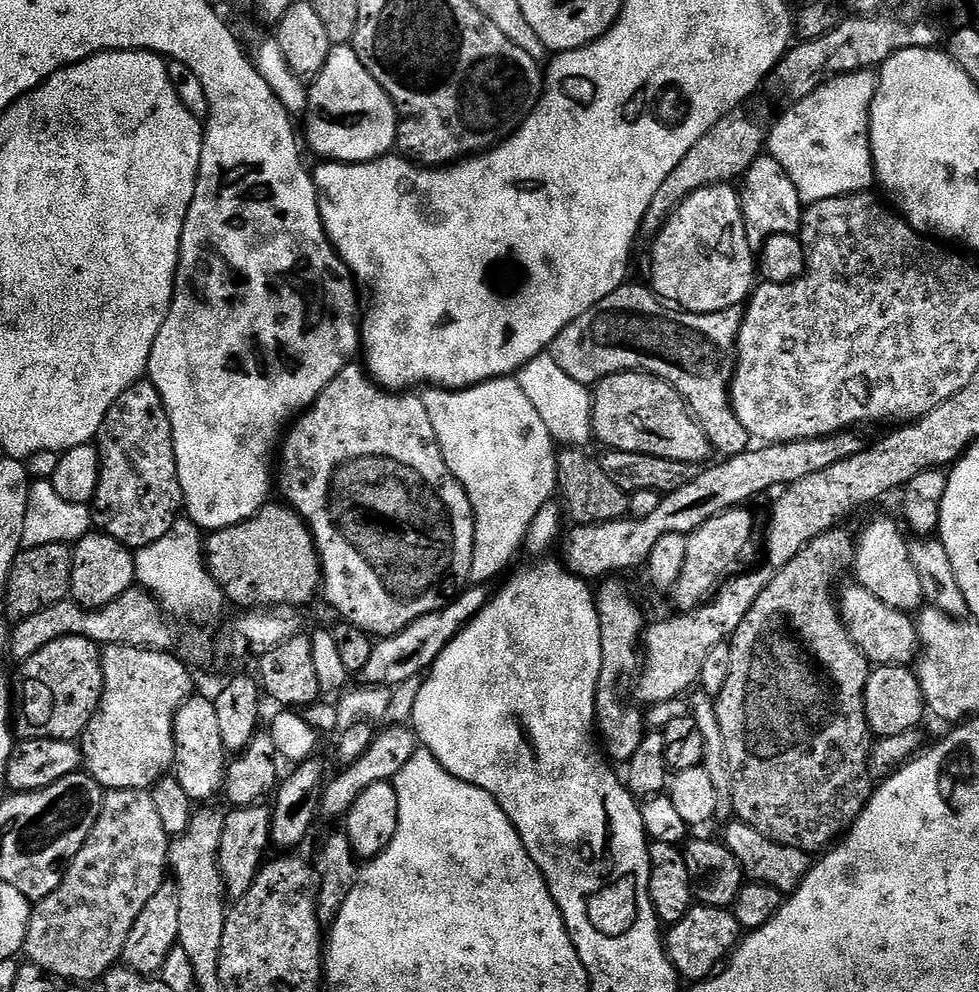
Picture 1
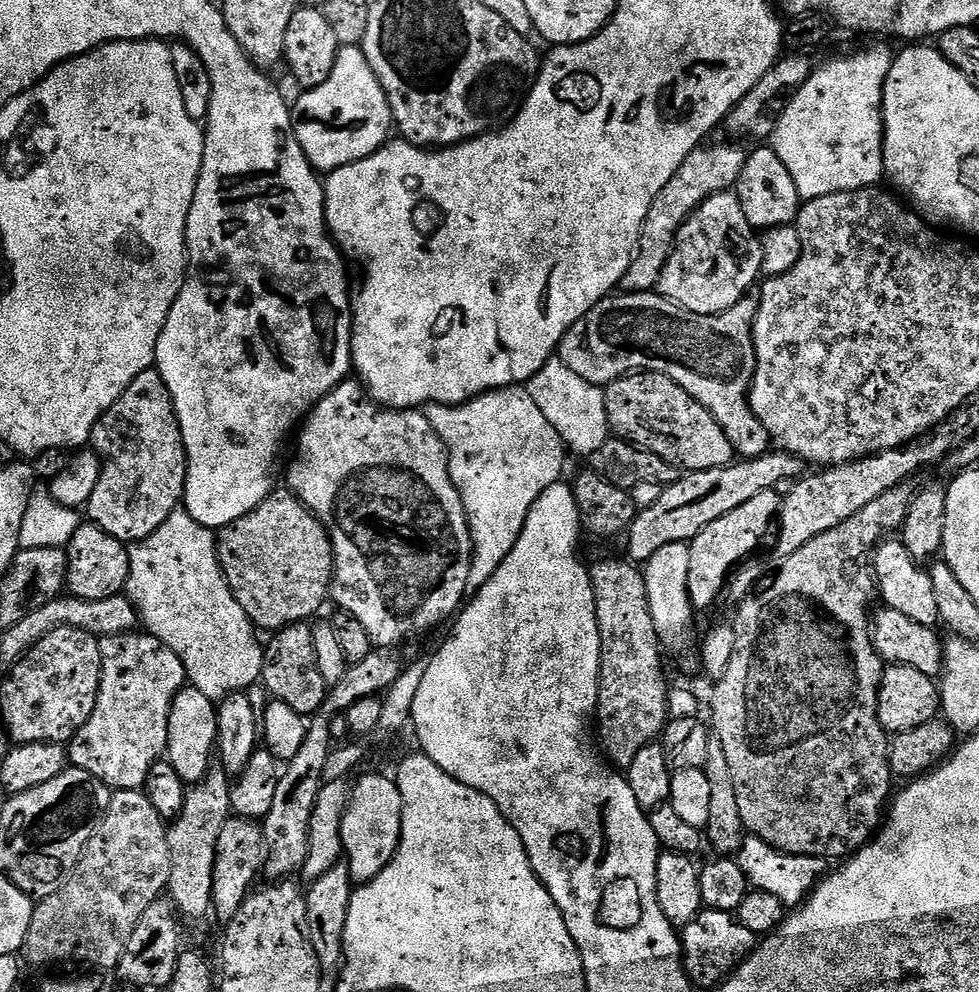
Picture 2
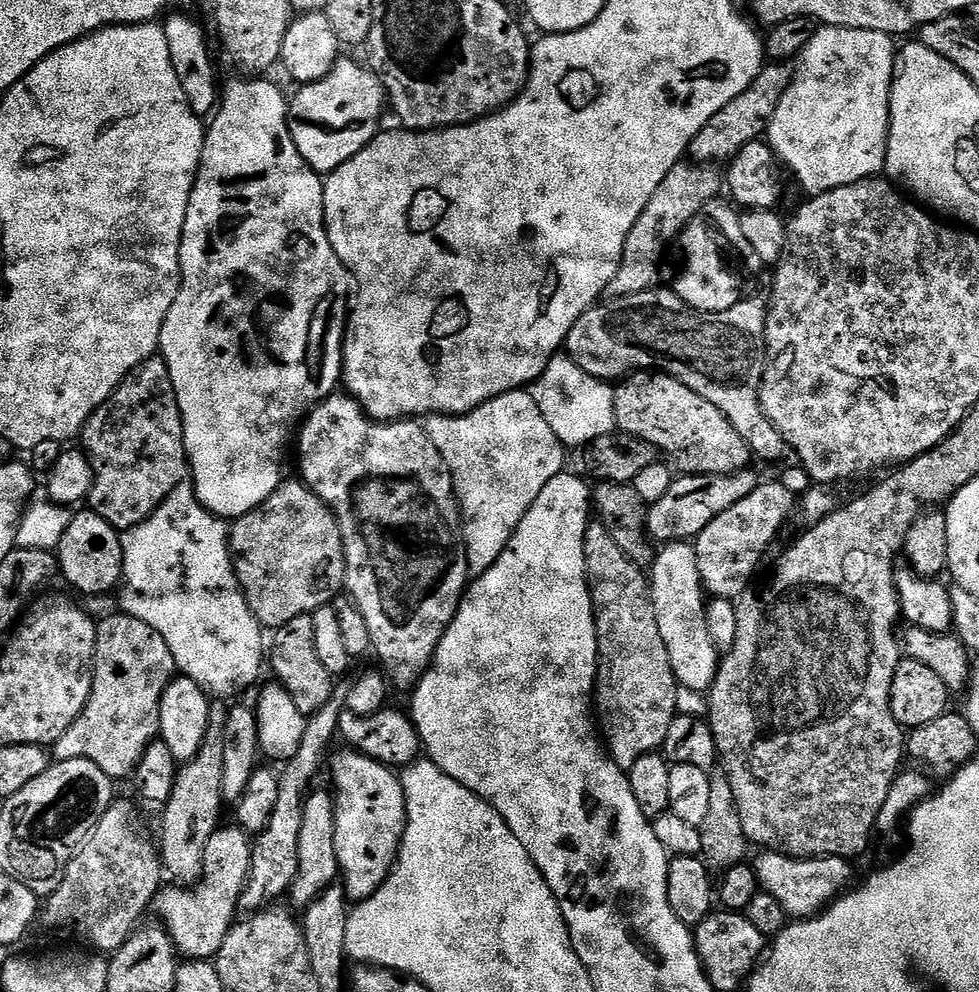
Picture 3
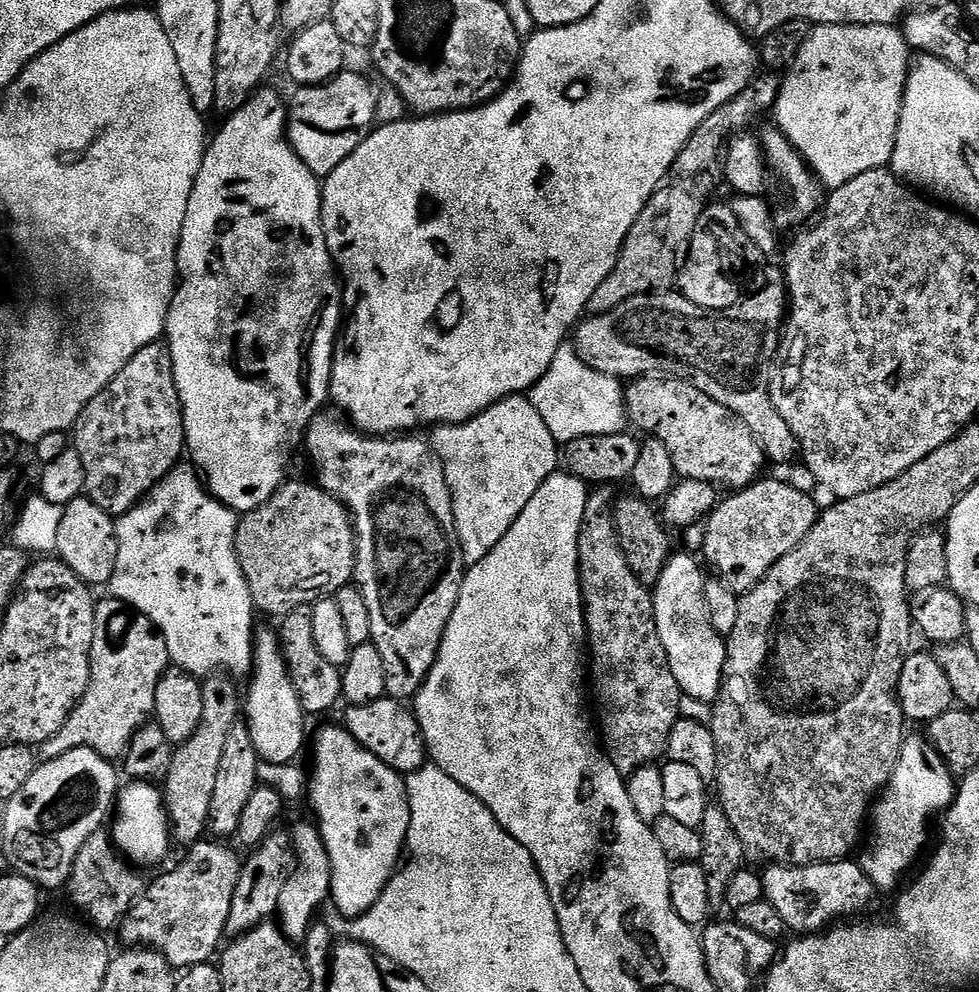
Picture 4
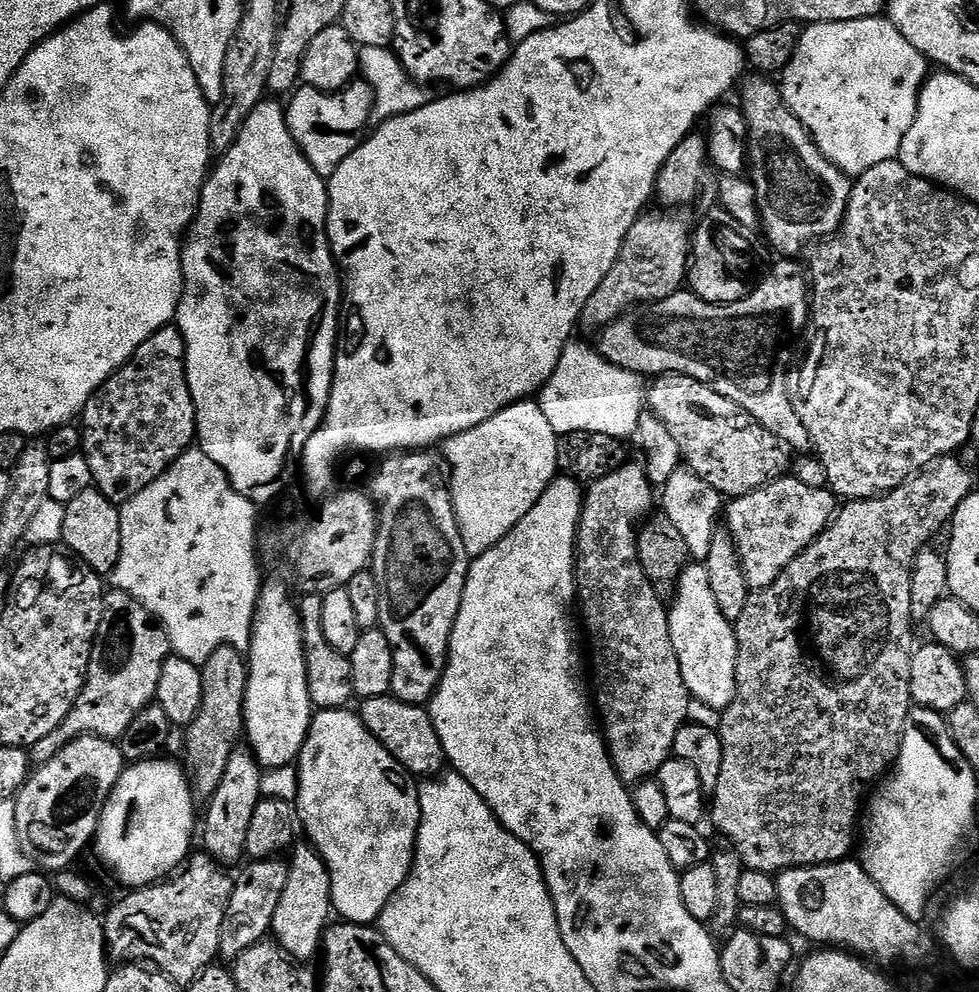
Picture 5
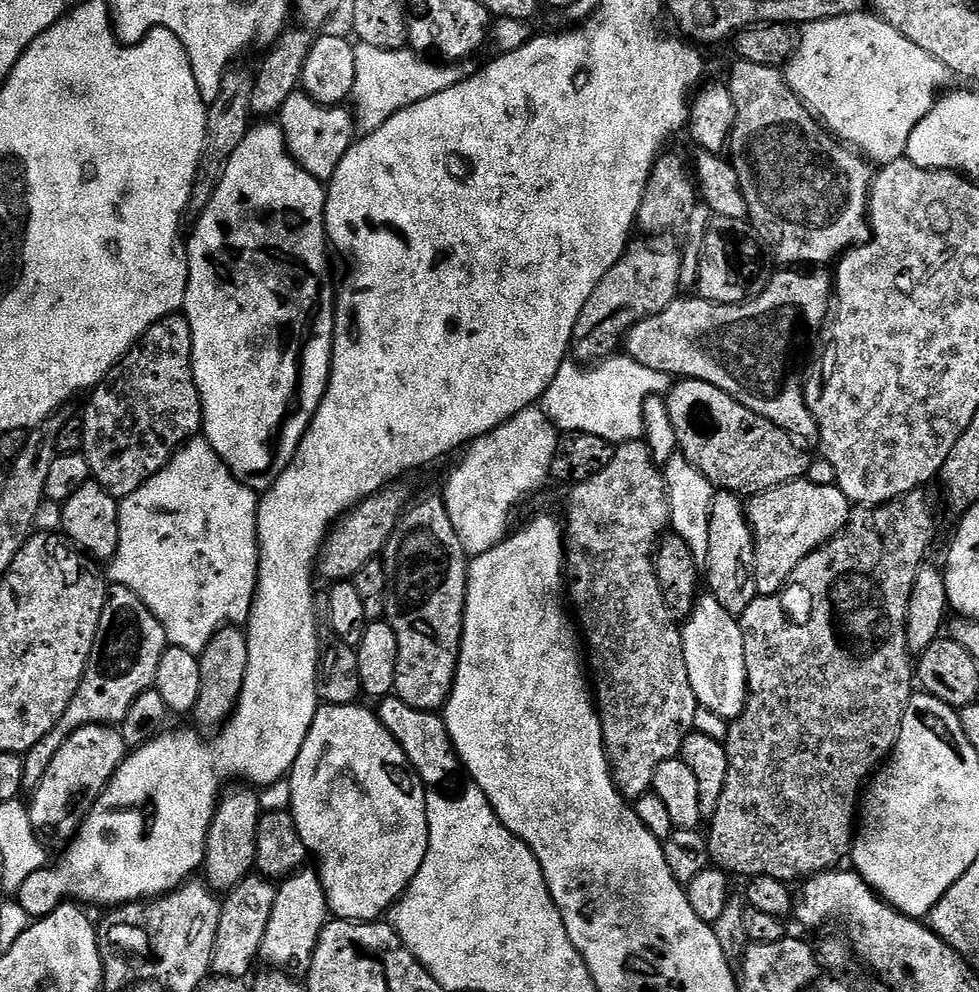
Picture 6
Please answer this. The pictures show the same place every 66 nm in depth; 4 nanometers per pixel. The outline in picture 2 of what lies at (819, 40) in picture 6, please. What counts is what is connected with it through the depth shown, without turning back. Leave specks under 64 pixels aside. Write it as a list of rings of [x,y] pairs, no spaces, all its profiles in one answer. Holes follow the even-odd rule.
[[[876,44],[873,48],[860,48],[849,56],[836,56],[825,64],[817,63],[803,86],[789,98],[786,110],[780,115],[778,126],[768,142],[789,171],[794,186],[798,186],[801,201],[870,188],[885,179],[884,87],[893,59],[893,49]]]

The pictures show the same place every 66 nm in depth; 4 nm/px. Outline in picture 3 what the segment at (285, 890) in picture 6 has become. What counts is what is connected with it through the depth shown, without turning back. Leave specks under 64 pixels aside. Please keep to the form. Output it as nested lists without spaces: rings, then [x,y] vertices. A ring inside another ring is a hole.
[[[309,791],[304,799],[302,830],[298,838],[298,874],[290,889],[291,907],[305,910],[326,889],[337,883],[341,875],[338,854],[335,853],[334,834],[336,833],[336,802],[331,791]]]

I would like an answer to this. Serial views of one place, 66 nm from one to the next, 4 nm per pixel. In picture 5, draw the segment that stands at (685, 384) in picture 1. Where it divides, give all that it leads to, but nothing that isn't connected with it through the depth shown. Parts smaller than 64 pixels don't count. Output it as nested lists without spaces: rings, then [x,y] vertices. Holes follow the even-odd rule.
[[[768,276],[761,284],[757,283],[746,298],[729,304],[711,304],[690,290],[681,290],[670,298],[637,306],[604,327],[598,336],[598,351],[614,366],[644,378],[665,374],[694,378],[722,394],[722,398],[730,398],[730,402],[742,406],[742,410],[749,412],[793,453],[807,453],[812,443],[796,413],[793,397],[788,397],[788,359],[792,356],[792,339],[810,324],[810,284],[801,276]]]

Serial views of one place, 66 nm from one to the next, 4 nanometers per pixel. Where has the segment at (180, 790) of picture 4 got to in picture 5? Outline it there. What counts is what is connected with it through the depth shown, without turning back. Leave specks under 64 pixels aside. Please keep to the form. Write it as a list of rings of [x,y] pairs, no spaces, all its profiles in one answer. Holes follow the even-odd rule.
[[[229,644],[222,646],[200,668],[202,674],[202,706],[187,725],[188,760],[186,771],[197,797],[210,798],[226,774],[232,749],[244,732],[244,699],[248,689],[248,662],[245,653]]]

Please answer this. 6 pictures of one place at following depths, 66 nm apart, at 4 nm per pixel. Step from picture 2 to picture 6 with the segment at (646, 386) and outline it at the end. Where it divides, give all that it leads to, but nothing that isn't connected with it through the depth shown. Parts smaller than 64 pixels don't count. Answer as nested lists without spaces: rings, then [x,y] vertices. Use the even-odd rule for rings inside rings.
[[[680,378],[669,387],[666,399],[670,410],[670,422],[674,422],[678,452],[684,455],[716,490],[734,492],[741,498],[751,498],[774,486],[799,480],[807,473],[804,471],[808,468],[808,456],[790,433],[774,426],[774,422],[754,414],[754,410],[742,406],[742,402],[718,390],[718,386],[710,386],[710,382],[701,380]]]

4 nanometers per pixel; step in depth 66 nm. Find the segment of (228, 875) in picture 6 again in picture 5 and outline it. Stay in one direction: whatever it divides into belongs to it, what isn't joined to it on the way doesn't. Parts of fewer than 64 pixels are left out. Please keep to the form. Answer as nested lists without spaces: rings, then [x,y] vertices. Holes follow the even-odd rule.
[[[237,746],[232,749],[226,774],[218,782],[218,790],[207,801],[208,813],[202,816],[202,836],[204,832],[203,851],[221,866],[239,865],[246,856],[246,830],[250,830],[250,818],[260,805],[260,777],[262,769],[256,763],[256,757],[247,747]]]

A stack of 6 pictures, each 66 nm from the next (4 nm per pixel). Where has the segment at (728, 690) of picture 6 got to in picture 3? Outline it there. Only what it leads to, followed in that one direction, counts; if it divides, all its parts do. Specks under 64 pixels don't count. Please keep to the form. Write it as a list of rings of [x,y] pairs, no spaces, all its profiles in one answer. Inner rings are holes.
[[[672,541],[663,545],[653,560],[648,577],[654,616],[658,630],[661,631],[662,642],[666,643],[677,683],[695,692],[709,691],[716,680],[720,653],[706,625],[707,605],[701,575],[698,574],[695,547],[687,541]]]

